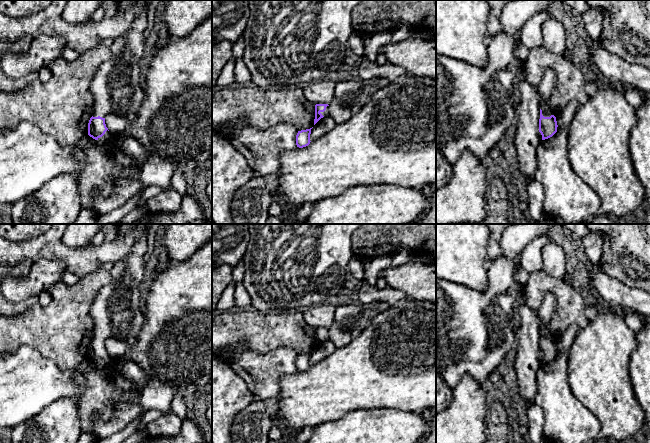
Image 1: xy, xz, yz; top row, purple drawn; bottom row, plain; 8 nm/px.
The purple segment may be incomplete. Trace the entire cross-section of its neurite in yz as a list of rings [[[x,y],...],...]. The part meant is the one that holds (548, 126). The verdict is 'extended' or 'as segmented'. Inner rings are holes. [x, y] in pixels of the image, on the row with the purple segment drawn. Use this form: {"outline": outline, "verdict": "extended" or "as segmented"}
{"outline": [[[552,69],[546,70],[539,86],[540,94],[540,119],[539,137],[541,140],[552,137],[557,132],[556,117],[549,112],[548,101],[555,87],[556,73]]], "verdict": "extended"}

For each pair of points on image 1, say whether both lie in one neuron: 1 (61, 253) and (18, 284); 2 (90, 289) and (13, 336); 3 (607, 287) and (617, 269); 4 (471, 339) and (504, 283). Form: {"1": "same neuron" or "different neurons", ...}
{"1": "different neurons", "2": "same neuron", "3": "different neurons", "4": "same neuron"}

